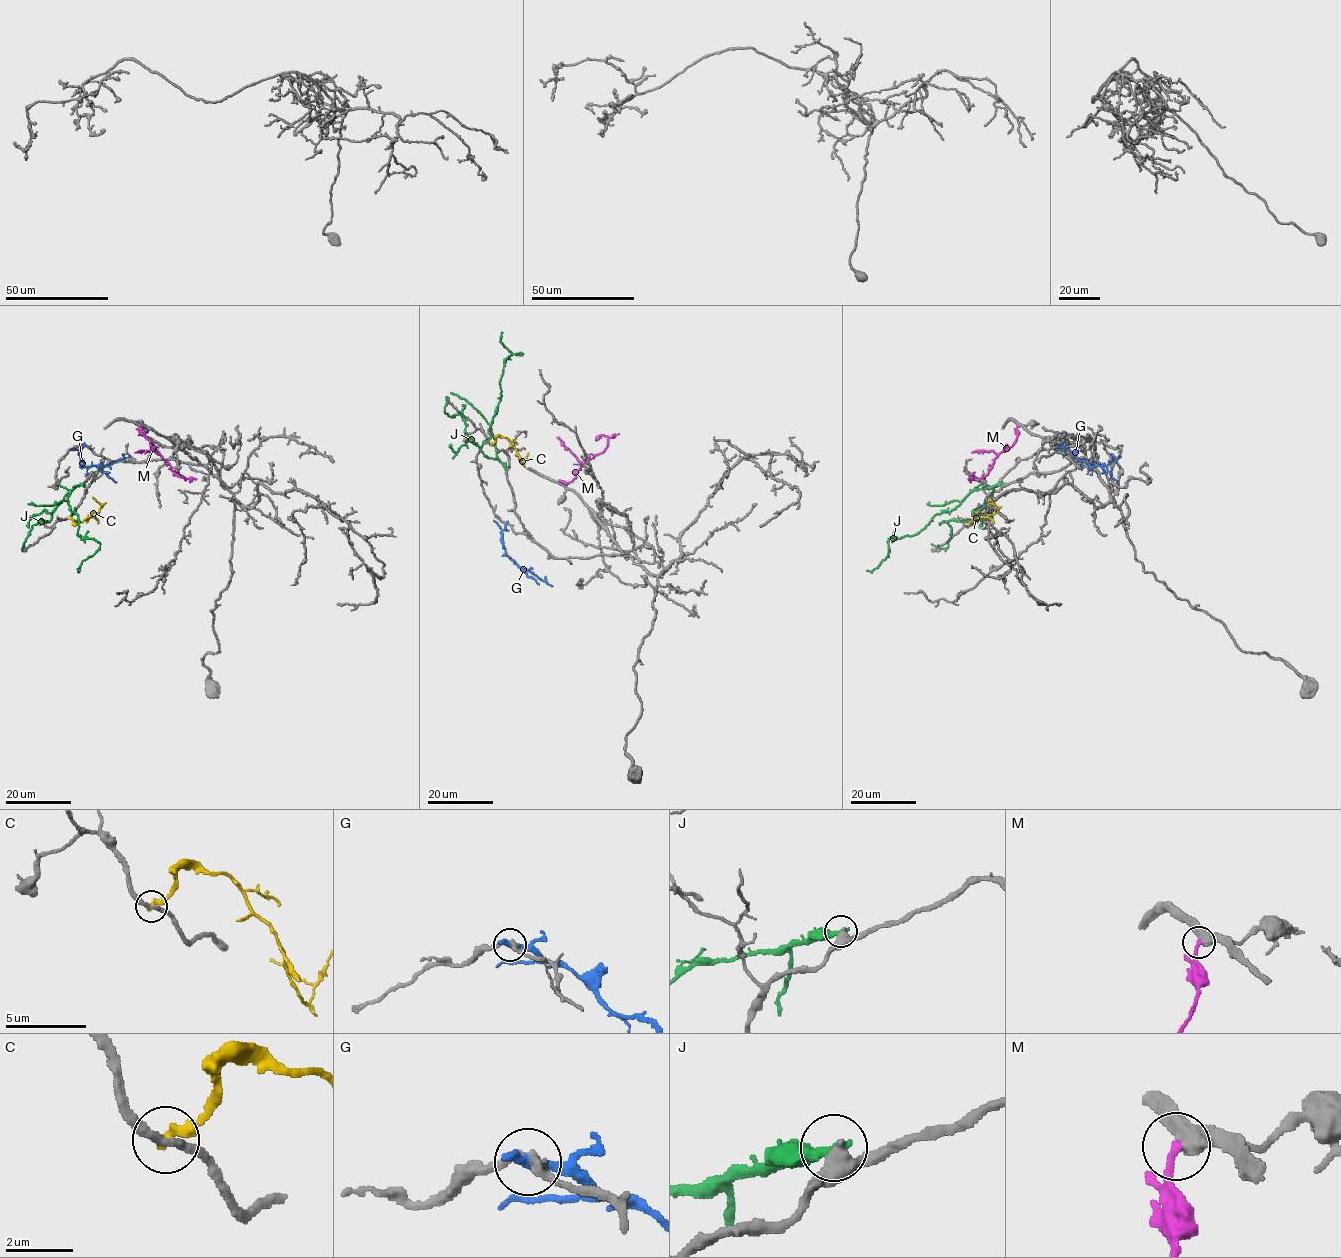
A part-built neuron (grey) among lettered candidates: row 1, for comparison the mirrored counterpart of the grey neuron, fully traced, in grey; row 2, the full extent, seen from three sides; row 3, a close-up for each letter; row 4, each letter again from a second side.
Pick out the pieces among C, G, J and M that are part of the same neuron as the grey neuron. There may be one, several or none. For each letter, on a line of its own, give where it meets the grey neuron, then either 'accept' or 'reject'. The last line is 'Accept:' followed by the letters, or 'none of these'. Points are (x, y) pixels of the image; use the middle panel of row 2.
C: contact (491, 444); reject
G: contact (506, 523); reject
J: contact (506, 469); reject
M: contact (562, 483); accept
Accept: M

